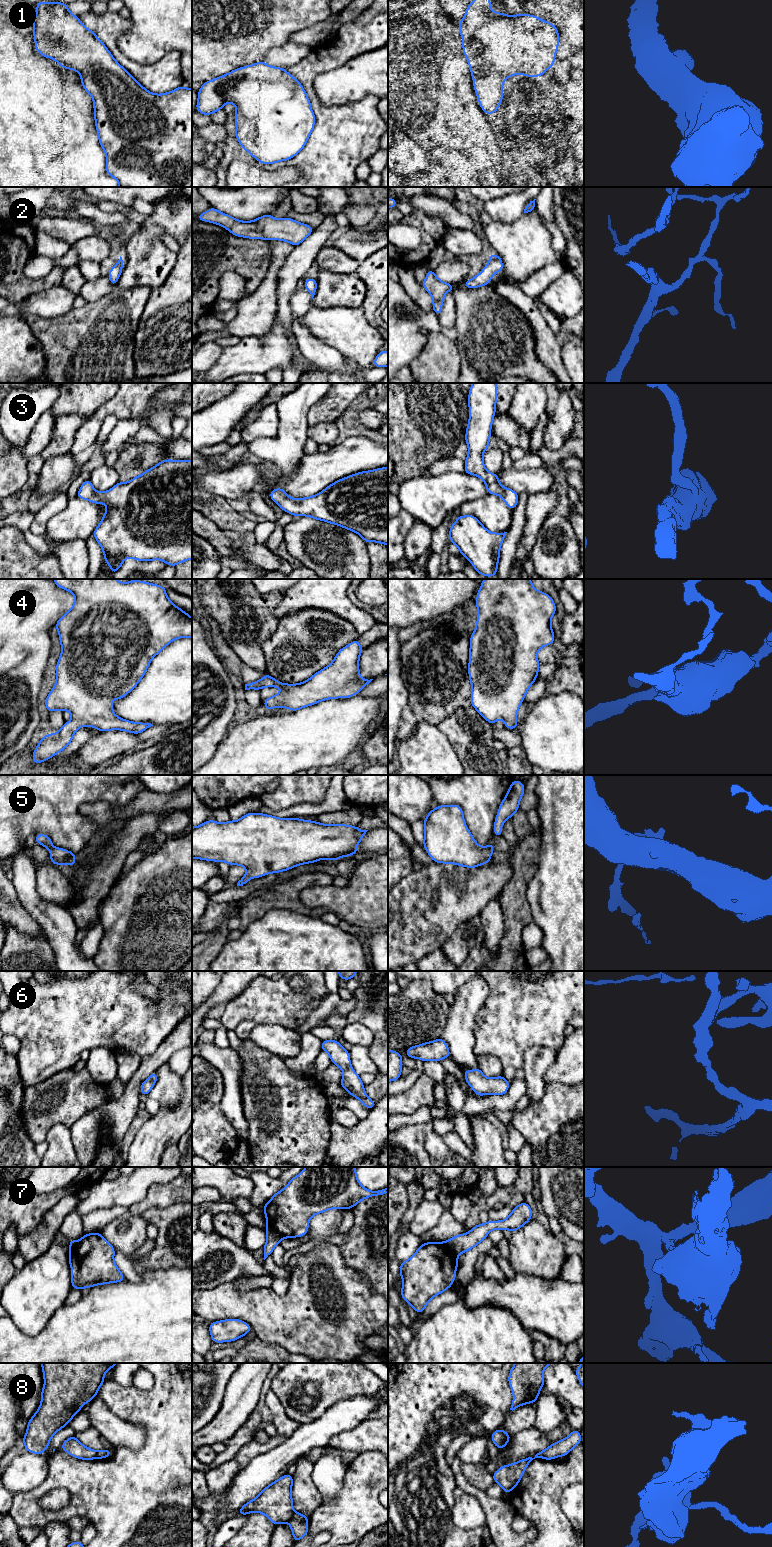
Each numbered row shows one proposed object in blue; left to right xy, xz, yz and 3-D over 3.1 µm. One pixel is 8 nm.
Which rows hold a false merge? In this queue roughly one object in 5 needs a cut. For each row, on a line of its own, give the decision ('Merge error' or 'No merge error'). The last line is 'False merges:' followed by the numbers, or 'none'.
1: No merge error
2: No merge error
3: No merge error
4: No merge error
5: No merge error
6: No merge error
7: Merge error
8: Merge error
False merges: 7, 8

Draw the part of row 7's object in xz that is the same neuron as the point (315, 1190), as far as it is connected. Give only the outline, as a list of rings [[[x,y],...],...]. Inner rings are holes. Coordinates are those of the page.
[[[306,1167],[287,1186],[274,1194],[263,1206],[267,1226],[282,1238],[302,1237],[308,1232],[309,1220],[330,1209],[351,1209],[365,1198],[382,1196],[388,1187],[371,1191],[364,1188],[356,1175],[356,1167]]]

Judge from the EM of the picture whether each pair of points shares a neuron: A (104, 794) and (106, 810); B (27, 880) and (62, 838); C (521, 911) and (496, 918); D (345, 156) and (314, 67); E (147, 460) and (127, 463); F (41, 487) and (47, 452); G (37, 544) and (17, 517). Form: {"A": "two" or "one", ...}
{"A": "two", "B": "two", "C": "two", "D": "one", "E": "one", "F": "two", "G": "one"}

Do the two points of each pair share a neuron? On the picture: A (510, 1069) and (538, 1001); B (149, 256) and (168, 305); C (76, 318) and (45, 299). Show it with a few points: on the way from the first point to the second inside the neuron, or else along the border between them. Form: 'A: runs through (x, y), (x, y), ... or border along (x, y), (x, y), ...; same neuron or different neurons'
A: runs through (510, 1052), (510, 1029), (521, 1018); same neuron
B: border along (174, 265), (168, 277), (151, 290); different neurons
C: border along (73, 308), (62, 315), (43, 318); different neurons

